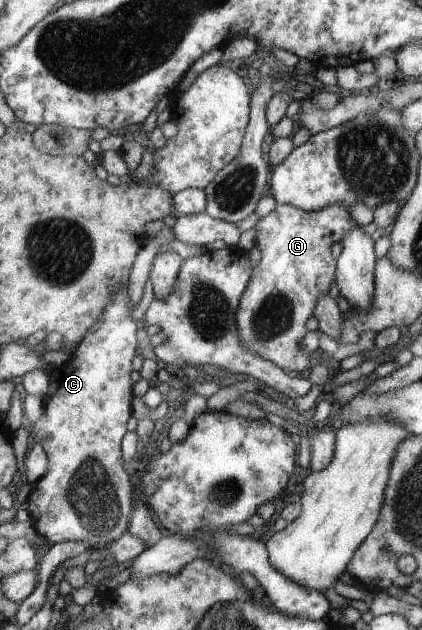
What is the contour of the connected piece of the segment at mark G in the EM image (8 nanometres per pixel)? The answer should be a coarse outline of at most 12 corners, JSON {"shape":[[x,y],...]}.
{"shape":[[279,204],[256,223],[261,261],[237,339],[286,372],[357,222],[343,204]]}

